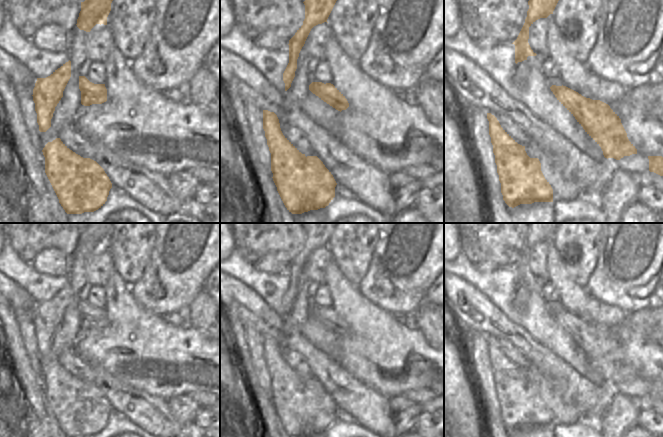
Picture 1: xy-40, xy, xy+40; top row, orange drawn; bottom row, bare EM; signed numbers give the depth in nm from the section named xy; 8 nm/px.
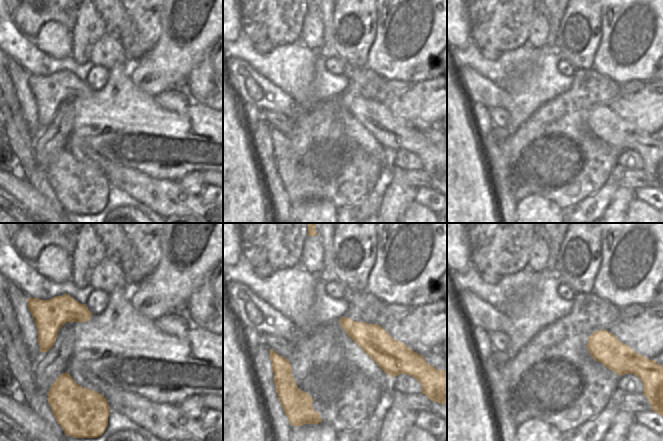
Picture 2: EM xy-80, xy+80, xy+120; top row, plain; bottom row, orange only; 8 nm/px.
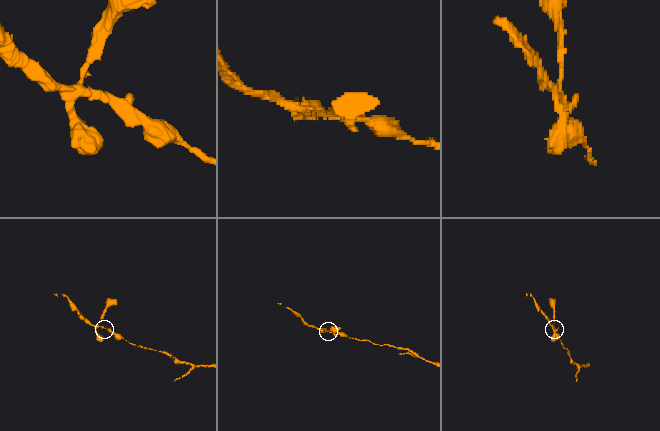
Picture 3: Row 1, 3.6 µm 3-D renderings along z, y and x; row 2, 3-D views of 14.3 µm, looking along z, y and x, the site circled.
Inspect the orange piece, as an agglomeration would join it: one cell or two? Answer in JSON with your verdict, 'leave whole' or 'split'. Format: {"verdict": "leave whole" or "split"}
{"verdict": "leave whole"}

